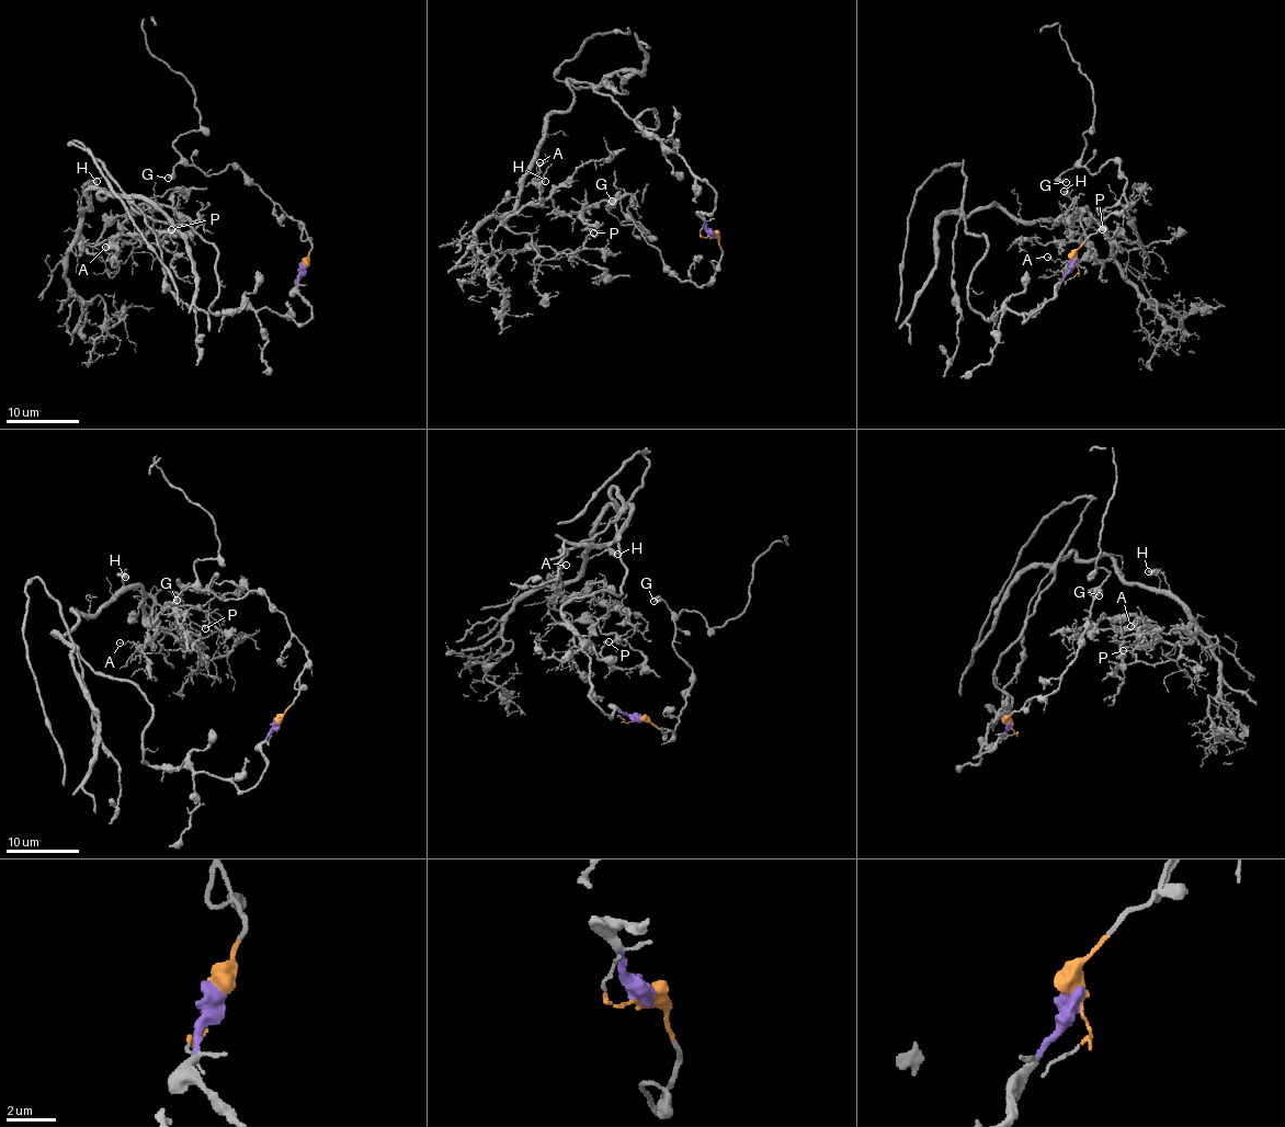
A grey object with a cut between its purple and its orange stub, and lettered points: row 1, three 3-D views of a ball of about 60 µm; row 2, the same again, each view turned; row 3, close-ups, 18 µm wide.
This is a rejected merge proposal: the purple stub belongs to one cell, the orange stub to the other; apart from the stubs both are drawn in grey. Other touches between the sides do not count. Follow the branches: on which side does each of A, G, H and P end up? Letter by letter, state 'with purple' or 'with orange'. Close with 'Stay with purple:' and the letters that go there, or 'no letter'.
A: with purple
G: with orange
H: with purple
P: with purple
Stay with purple: A, H, P

